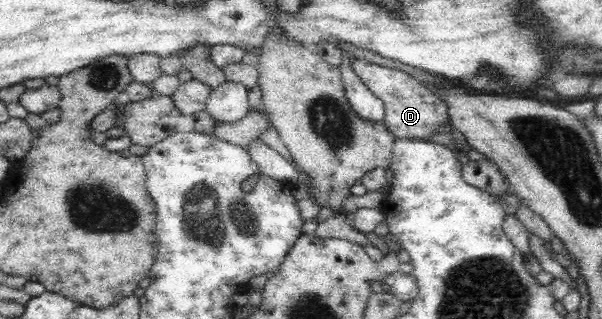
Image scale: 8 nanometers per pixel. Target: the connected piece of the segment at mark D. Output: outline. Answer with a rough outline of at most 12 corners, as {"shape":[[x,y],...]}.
{"shape":[[356,58],[395,139],[426,140],[445,102],[410,74]]}

